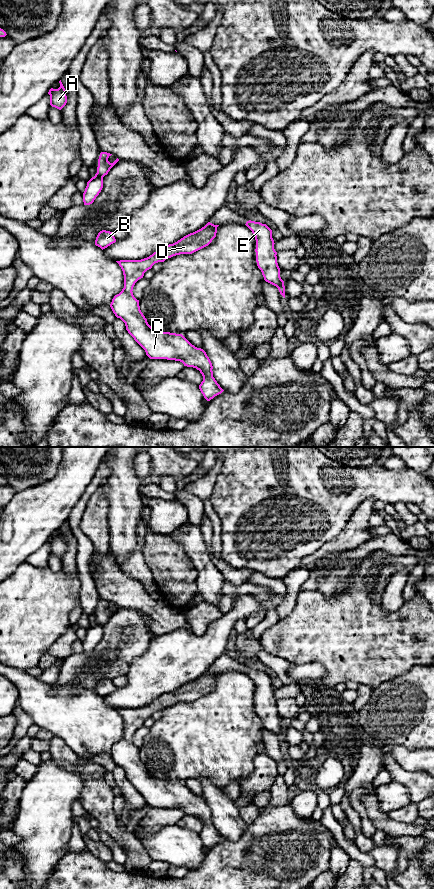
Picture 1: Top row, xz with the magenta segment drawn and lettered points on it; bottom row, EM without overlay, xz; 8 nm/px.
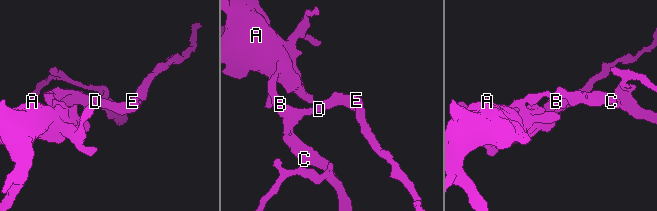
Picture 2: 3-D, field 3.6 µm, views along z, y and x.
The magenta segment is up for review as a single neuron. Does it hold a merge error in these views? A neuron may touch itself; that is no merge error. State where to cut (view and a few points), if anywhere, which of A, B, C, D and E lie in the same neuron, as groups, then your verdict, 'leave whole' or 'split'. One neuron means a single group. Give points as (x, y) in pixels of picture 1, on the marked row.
xz (97, 172), (102, 177) | A / B C D E | split

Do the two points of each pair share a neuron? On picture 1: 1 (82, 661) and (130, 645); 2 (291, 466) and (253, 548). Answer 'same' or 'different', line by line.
1: same
2: same

